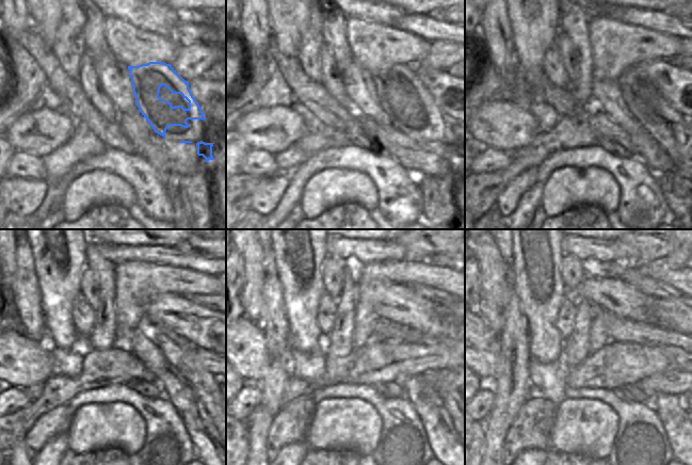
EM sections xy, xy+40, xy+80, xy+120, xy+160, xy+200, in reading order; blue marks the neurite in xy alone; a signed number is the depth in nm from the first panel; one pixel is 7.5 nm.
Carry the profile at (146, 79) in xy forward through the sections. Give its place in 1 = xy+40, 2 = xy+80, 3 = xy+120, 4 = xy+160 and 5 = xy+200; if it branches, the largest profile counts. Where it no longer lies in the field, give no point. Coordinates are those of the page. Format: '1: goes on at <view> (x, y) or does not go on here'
1: goes on at xy+40 (401, 113)
2: goes on at xy+80 (678, 149)
3: goes on at xy+120 (203, 383)
4: goes on at xy+160 (443, 393)
5: goes on at xy+200 (681, 396)

